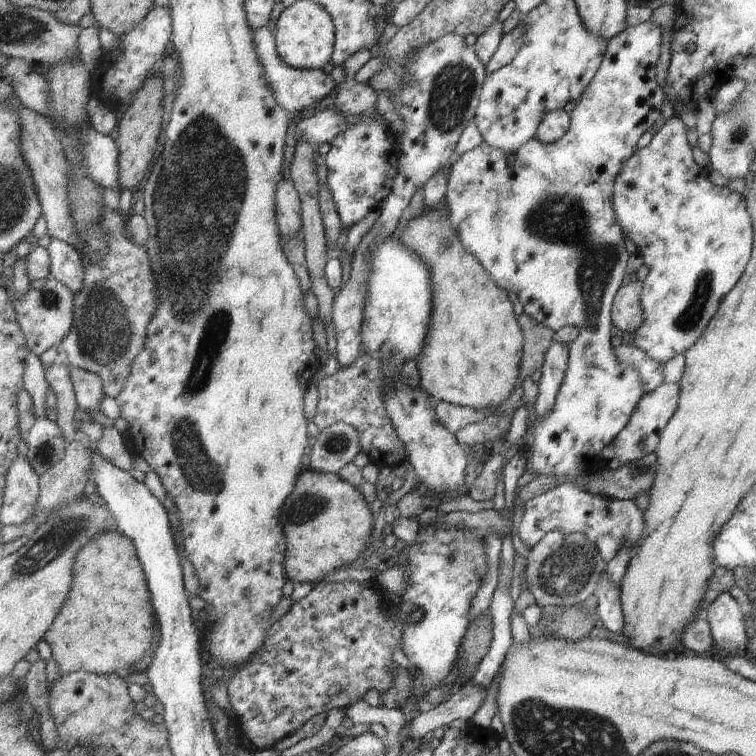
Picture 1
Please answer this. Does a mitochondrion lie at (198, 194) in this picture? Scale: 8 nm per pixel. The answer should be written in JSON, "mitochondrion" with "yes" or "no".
{"mitochondrion":"yes"}

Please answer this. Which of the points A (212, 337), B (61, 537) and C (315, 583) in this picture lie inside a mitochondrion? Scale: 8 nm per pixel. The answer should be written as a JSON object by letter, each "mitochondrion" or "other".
{"A":"mitochondrion","B":"mitochondrion","C":"other"}

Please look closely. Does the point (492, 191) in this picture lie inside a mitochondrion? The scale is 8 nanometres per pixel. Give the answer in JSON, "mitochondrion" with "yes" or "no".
{"mitochondrion":"no"}

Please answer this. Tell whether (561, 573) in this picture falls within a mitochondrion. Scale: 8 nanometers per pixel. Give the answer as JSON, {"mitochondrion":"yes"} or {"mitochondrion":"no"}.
{"mitochondrion":"yes"}

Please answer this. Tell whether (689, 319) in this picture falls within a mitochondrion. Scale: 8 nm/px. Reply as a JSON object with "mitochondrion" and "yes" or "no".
{"mitochondrion":"yes"}

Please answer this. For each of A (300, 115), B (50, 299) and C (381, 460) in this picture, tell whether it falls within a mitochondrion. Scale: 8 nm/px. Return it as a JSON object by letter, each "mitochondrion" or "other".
{"A":"other","B":"mitochondrion","C":"other"}

